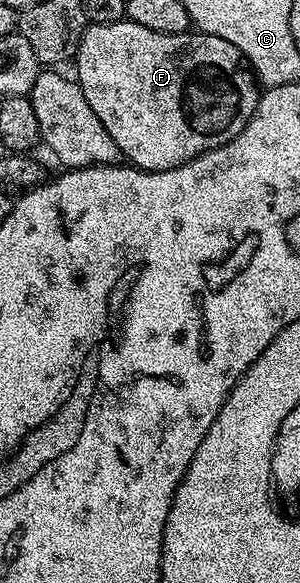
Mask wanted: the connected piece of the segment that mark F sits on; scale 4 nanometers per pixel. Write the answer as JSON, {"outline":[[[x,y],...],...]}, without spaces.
{"outline":[[[126,18],[112,24],[91,24],[87,27],[83,31],[79,50],[73,57],[74,64],[76,72],[74,75],[77,77],[80,90],[85,94],[85,102],[89,102],[89,106],[93,106],[93,114],[97,114],[97,118],[101,118],[101,126],[105,126],[105,130],[109,130],[109,138],[113,138],[113,142],[117,142],[120,153],[124,157],[128,156],[131,159],[128,161],[144,172],[164,172],[197,158],[203,152],[225,146],[225,142],[237,138],[237,134],[241,134],[241,130],[245,130],[261,95],[261,88],[257,83],[255,73],[251,71],[247,61],[237,50],[237,46],[233,46],[225,38],[217,38],[213,34],[205,34],[198,30],[188,30],[181,34],[161,34],[157,30],[149,30],[149,26],[141,26]]]}

